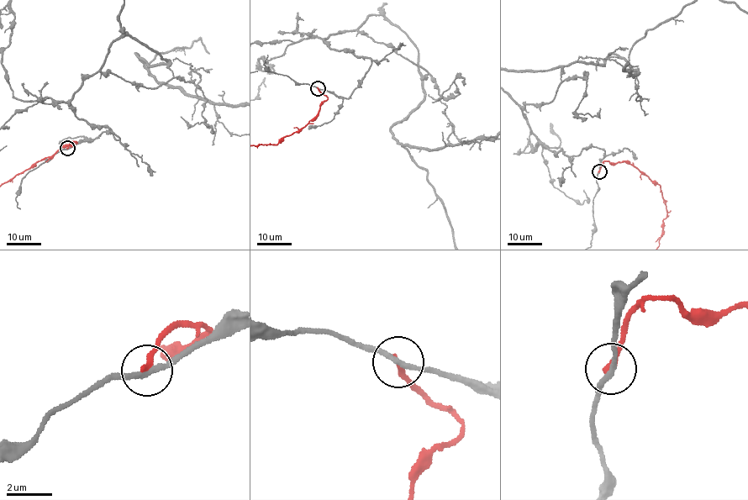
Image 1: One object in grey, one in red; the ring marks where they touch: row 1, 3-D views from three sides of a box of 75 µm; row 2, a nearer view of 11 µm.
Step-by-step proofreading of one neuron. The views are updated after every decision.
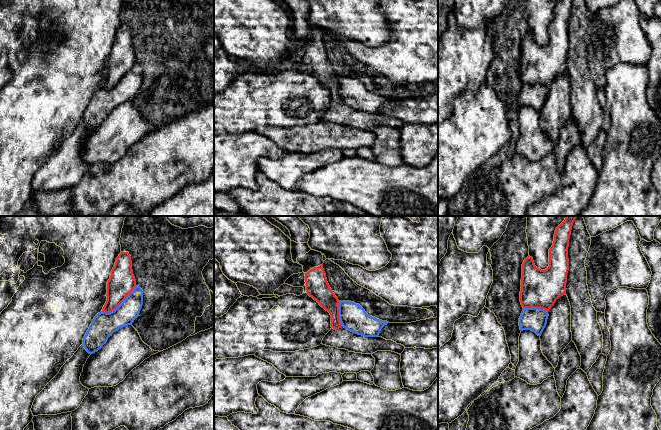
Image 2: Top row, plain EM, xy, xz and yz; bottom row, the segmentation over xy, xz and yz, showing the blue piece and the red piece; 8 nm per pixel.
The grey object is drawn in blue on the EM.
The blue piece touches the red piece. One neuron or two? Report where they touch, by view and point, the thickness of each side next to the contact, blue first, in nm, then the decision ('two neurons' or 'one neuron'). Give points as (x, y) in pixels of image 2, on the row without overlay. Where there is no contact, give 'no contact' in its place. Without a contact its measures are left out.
meets blue in xy at (120, 80); 190 nm thick on the blue side, 200 nm on the other; two neurons

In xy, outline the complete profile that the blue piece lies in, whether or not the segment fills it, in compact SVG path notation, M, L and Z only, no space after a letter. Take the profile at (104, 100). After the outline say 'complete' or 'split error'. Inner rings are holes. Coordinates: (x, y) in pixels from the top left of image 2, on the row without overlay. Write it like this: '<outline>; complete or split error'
M136 62L114 87L98 89L83 114L86 127L89 130L97 128L114 108L131 101L139 92L142 81L143 67Z; complete

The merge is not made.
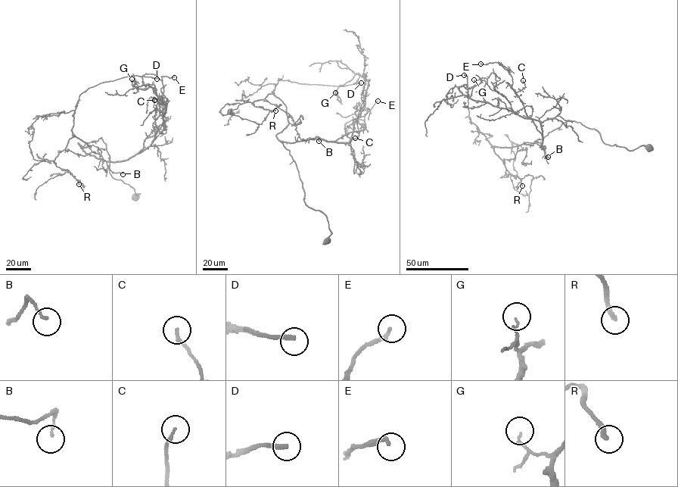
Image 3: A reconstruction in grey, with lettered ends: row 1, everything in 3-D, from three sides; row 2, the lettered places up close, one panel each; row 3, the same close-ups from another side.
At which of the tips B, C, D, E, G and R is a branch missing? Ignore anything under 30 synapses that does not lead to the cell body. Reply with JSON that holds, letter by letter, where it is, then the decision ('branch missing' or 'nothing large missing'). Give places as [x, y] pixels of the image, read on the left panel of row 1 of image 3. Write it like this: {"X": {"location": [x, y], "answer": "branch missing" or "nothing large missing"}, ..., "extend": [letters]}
{"B": {"location": [122, 174], "answer": "nothing large missing"}, "C": {"location": [154, 100], "answer": "nothing large missing"}, "D": {"location": [157, 79], "answer": "branch missing"}, "E": {"location": [174, 77], "answer": "branch missing"}, "G": {"location": [132, 79], "answer": "nothing large missing"}, "R": {"location": [79, 184], "answer": "branch missing"}, "extend": ["D", "E", "R"]}

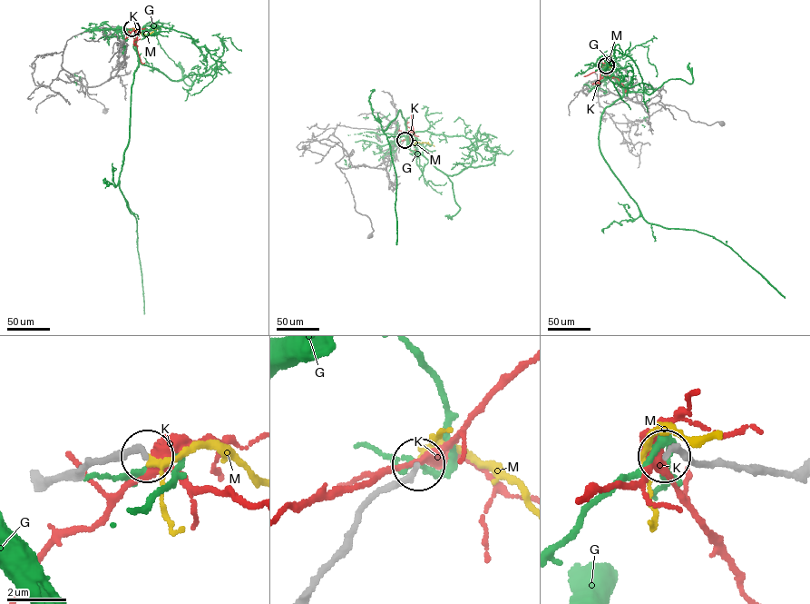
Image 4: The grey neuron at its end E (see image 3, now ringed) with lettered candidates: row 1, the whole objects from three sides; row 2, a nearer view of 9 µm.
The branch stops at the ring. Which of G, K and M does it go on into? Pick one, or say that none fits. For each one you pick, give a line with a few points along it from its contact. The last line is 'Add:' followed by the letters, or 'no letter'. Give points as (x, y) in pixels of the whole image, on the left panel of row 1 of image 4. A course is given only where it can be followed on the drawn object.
M: Its course: (131, 28), (149, 34), (161, 27)
Add: M

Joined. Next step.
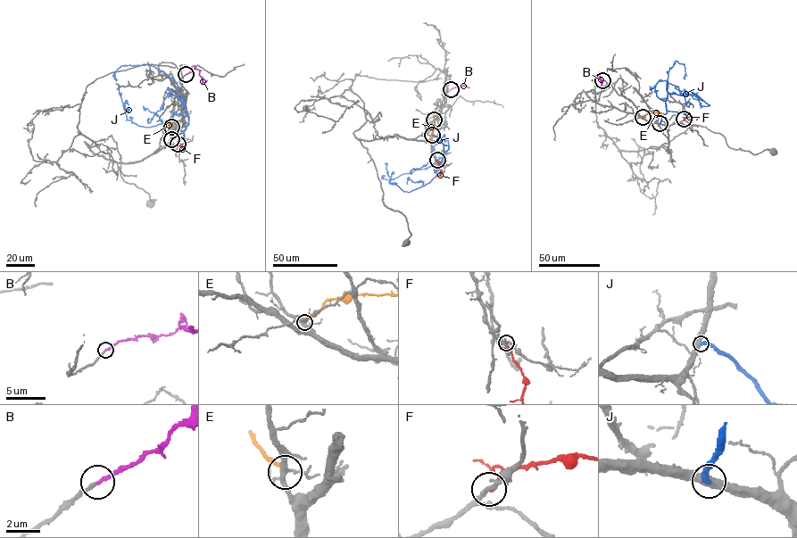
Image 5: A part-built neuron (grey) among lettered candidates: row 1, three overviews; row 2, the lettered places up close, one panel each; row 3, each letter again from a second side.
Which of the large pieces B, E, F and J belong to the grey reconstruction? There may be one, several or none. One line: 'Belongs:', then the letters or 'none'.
Belongs: B

